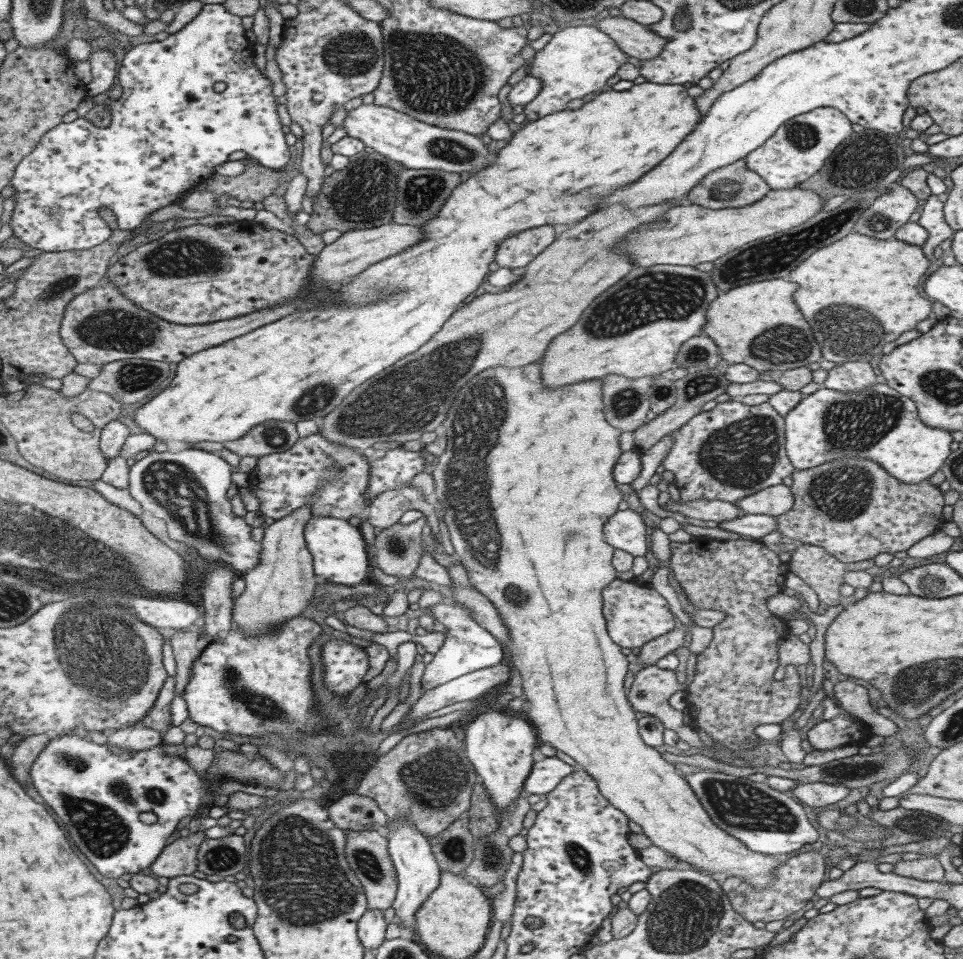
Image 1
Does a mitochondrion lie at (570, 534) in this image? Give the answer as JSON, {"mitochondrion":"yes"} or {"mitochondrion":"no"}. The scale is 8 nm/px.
{"mitochondrion":"yes"}

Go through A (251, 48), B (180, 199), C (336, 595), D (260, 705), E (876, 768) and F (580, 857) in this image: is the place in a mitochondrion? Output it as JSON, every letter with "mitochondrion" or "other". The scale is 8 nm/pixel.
{"A":"other","B":"other","C":"other","D":"mitochondrion","E":"mitochondrion","F":"mitochondrion"}

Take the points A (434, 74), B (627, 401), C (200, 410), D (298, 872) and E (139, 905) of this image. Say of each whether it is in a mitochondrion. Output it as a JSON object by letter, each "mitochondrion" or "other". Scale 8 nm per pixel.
{"A":"mitochondrion","B":"mitochondrion","C":"other","D":"mitochondrion","E":"other"}

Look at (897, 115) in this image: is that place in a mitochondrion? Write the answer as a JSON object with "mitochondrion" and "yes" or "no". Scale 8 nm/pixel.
{"mitochondrion":"no"}

